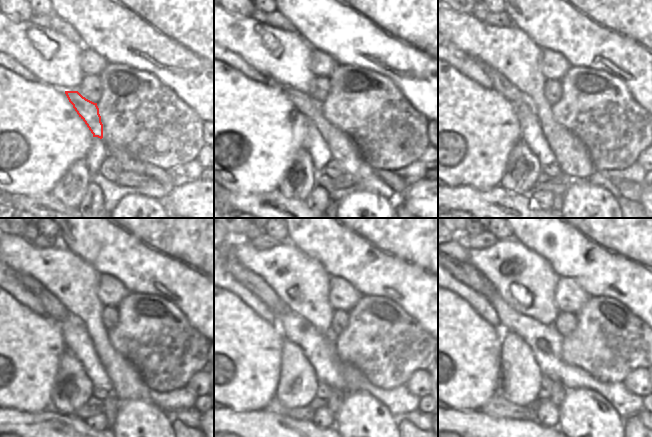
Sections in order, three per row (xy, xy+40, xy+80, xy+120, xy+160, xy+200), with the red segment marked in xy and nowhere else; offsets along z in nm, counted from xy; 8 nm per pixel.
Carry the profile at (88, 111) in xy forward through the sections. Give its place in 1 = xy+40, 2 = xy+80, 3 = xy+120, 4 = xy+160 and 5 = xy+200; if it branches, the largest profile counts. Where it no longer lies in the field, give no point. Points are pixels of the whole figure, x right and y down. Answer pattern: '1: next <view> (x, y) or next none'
1: next xy+40 (304, 102)
2: next xy+80 (501, 84)
3: next xy+120 (55, 309)
4: next xy+160 (257, 285)
5: next xy+200 (465, 272)

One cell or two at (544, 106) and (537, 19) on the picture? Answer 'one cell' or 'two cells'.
two cells

